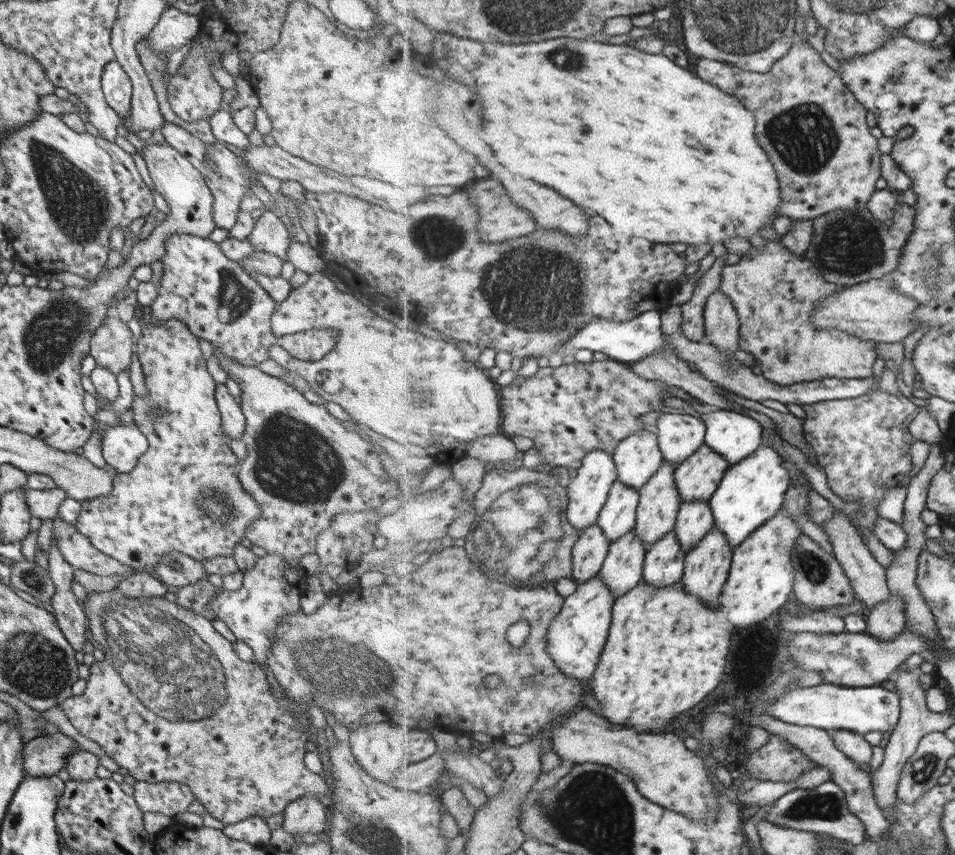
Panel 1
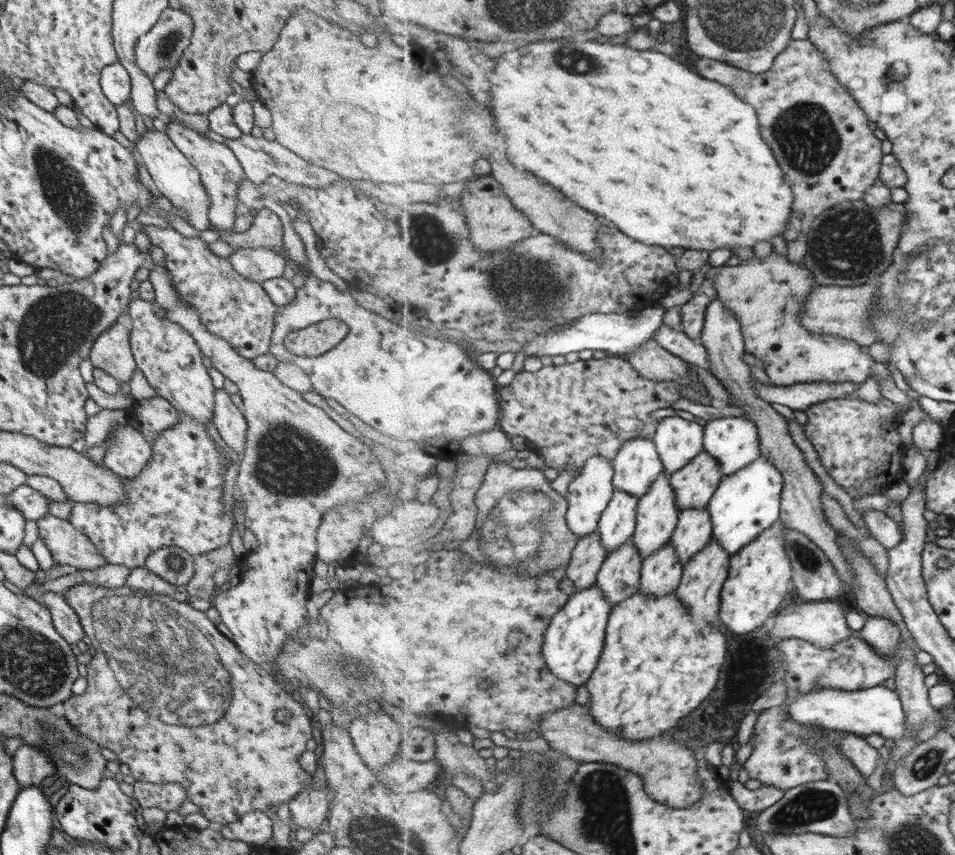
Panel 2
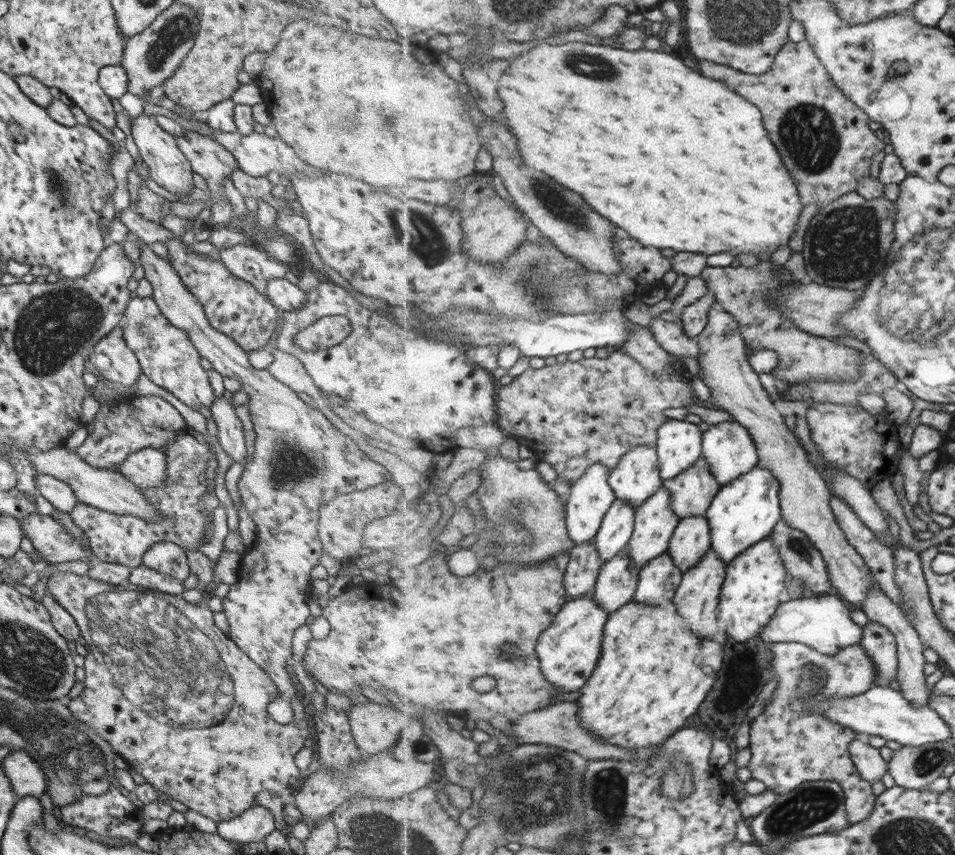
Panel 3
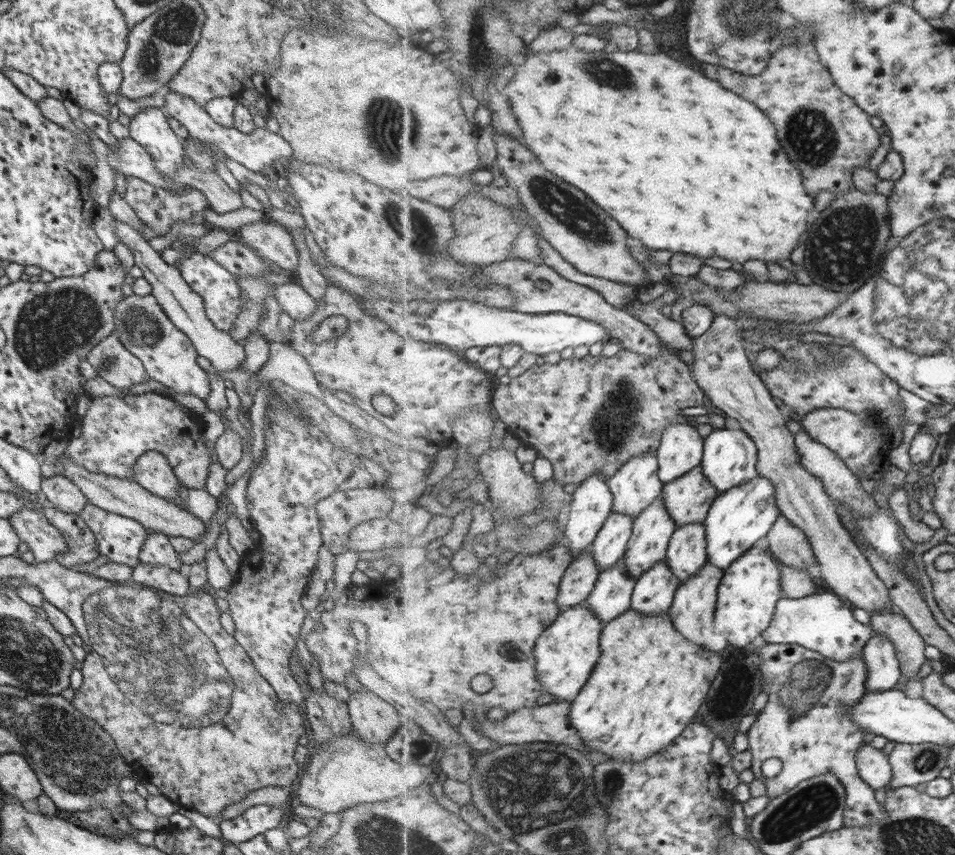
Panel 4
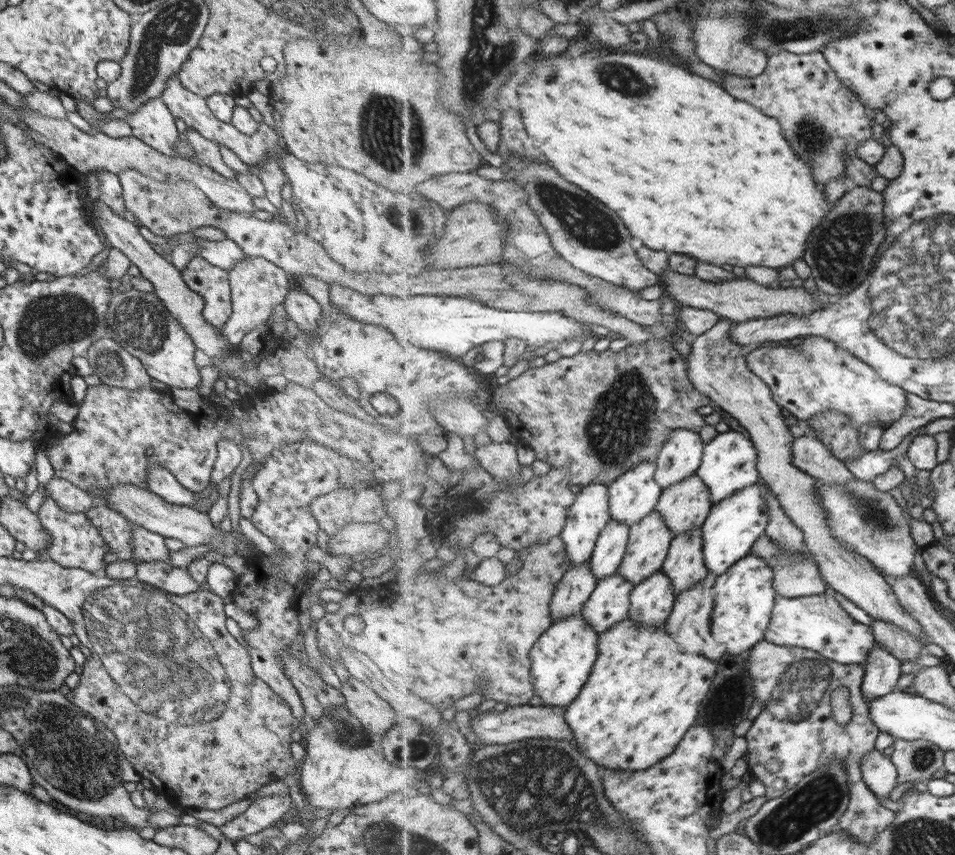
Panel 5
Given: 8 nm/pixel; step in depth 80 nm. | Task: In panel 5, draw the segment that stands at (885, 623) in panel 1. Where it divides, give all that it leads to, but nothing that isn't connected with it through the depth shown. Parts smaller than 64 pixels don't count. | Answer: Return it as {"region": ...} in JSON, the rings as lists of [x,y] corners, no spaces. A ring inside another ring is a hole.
{"region":[[[876,644],[869,653],[868,662],[865,665],[866,674],[863,682],[864,697],[871,702],[880,696],[889,694],[895,690],[901,678],[901,660],[895,658],[891,651]]]}

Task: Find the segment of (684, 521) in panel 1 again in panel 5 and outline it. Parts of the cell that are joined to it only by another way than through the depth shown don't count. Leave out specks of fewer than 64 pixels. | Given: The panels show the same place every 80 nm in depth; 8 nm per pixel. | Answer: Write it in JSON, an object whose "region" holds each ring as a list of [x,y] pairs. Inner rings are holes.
{"region":[[[702,529],[686,530],[672,538],[663,572],[673,579],[677,595],[688,591],[709,574],[704,555],[704,532]]]}

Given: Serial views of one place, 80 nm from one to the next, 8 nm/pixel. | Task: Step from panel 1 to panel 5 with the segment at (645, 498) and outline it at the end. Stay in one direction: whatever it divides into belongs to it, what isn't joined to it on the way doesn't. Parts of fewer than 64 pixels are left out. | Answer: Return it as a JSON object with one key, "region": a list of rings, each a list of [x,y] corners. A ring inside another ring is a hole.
{"region":[[[653,511],[632,526],[628,552],[618,570],[634,586],[664,568],[674,532],[661,511]]]}

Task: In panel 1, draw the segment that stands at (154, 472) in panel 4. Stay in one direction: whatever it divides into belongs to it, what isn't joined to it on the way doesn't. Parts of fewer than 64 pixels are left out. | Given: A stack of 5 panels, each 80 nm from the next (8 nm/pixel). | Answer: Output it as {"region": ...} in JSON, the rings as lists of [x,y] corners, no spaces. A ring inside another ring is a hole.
{"region":[[[133,424],[101,425],[98,429],[103,460],[119,474],[129,472],[147,450],[146,438]]]}

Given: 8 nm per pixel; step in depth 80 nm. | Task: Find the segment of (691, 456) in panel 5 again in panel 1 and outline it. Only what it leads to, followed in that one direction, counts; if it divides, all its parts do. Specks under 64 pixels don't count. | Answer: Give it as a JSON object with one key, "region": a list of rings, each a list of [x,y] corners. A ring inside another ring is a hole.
{"region":[[[662,414],[654,423],[665,461],[679,466],[705,444],[708,427],[691,414]]]}

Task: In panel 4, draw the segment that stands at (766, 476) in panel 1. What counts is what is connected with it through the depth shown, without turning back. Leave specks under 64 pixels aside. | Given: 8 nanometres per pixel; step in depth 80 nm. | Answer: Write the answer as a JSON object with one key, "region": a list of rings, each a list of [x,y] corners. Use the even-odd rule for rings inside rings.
{"region":[[[761,475],[719,494],[703,522],[708,535],[708,560],[725,571],[753,549],[757,540],[767,537],[781,515],[776,497],[773,482]]]}

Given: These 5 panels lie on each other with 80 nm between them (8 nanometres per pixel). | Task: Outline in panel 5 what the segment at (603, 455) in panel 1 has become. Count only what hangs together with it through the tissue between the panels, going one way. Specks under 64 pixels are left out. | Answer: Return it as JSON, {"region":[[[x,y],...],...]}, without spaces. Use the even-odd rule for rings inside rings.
{"region":[[[591,483],[586,487],[582,486],[582,490],[577,494],[576,501],[568,514],[569,521],[561,534],[573,565],[587,563],[592,557],[601,531],[613,519],[610,512],[610,501],[610,487],[605,483]]]}

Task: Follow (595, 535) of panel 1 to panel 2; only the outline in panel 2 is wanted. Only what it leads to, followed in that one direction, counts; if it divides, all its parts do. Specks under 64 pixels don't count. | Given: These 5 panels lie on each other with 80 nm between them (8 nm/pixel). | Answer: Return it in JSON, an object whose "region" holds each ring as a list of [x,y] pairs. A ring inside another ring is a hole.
{"region":[[[598,532],[580,538],[567,568],[566,576],[574,583],[576,591],[591,589],[605,564],[609,551]]]}

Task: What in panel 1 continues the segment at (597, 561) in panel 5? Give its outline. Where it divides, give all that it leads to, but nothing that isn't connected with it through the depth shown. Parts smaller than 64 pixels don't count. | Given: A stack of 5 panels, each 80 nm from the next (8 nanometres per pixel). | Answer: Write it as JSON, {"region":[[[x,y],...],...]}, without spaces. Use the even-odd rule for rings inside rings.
{"region":[[[619,480],[612,486],[608,501],[601,509],[597,522],[611,542],[636,528],[640,493],[635,487],[627,486]]]}

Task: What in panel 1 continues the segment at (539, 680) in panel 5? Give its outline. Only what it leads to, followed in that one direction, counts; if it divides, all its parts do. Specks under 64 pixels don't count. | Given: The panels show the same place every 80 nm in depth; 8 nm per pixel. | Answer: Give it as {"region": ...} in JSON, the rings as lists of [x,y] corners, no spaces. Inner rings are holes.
{"region":[[[601,575],[578,584],[576,591],[566,598],[562,612],[549,628],[548,653],[567,678],[583,682],[596,674],[609,639],[616,600]]]}

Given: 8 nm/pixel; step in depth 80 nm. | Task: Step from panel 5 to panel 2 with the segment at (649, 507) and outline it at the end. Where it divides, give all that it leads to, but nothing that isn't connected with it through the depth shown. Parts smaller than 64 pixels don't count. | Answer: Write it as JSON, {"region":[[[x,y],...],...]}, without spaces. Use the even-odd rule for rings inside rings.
{"region":[[[637,437],[627,441],[612,463],[616,470],[613,479],[615,490],[639,498],[644,497],[665,472],[664,462],[653,438]]]}

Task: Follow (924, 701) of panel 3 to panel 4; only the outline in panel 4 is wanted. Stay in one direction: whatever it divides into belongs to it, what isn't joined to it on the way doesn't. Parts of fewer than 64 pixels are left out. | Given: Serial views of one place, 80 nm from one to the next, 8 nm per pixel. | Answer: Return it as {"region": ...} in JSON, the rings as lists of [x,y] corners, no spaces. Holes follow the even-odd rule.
{"region":[[[877,610],[870,615],[873,632],[887,636],[893,642],[901,666],[902,679],[906,682],[913,680],[921,666],[927,662],[925,648],[928,644],[923,636],[912,626],[911,621],[902,614],[895,614],[895,611]]]}

